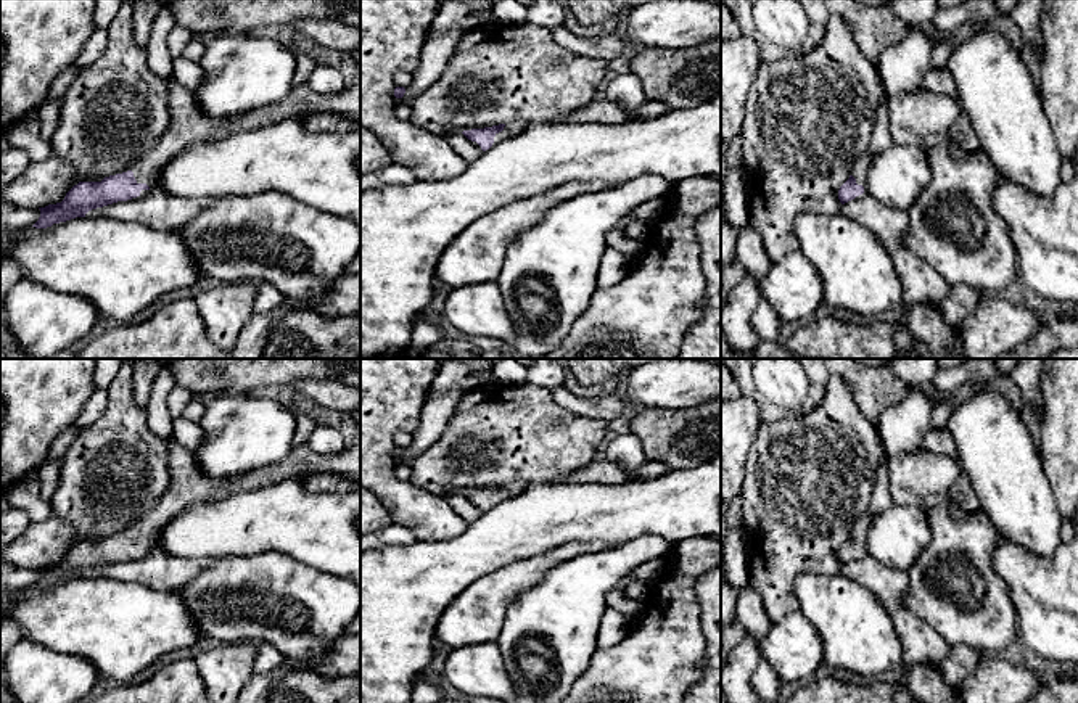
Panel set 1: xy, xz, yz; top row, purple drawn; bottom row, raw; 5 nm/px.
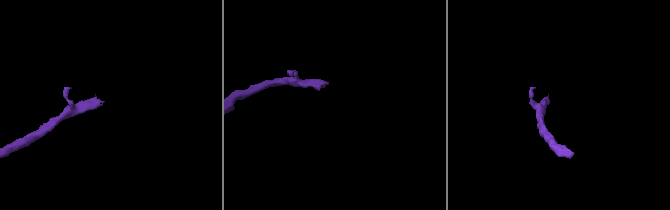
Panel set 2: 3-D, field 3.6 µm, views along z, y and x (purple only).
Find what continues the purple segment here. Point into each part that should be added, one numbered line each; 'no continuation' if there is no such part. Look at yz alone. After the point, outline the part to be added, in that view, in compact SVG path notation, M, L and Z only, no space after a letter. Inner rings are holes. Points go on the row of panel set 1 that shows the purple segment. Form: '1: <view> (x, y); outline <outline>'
1: yz (859, 169); outline M864 153L864 154L858 156L853 164L851 175L856 179L858 185L864 187L864 193L856 198L867 195L866 177L867 177L867 171L869 171L870 164L874 162L874 159L875 159L874 154Z

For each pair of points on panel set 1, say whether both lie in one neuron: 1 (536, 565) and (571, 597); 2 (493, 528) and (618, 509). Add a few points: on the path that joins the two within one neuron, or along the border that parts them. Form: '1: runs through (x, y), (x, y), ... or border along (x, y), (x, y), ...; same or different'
1: border along (580, 557), (554, 563), (541, 581), (515, 596); different
2: runs through (523, 526), (551, 513), (588, 513); same

